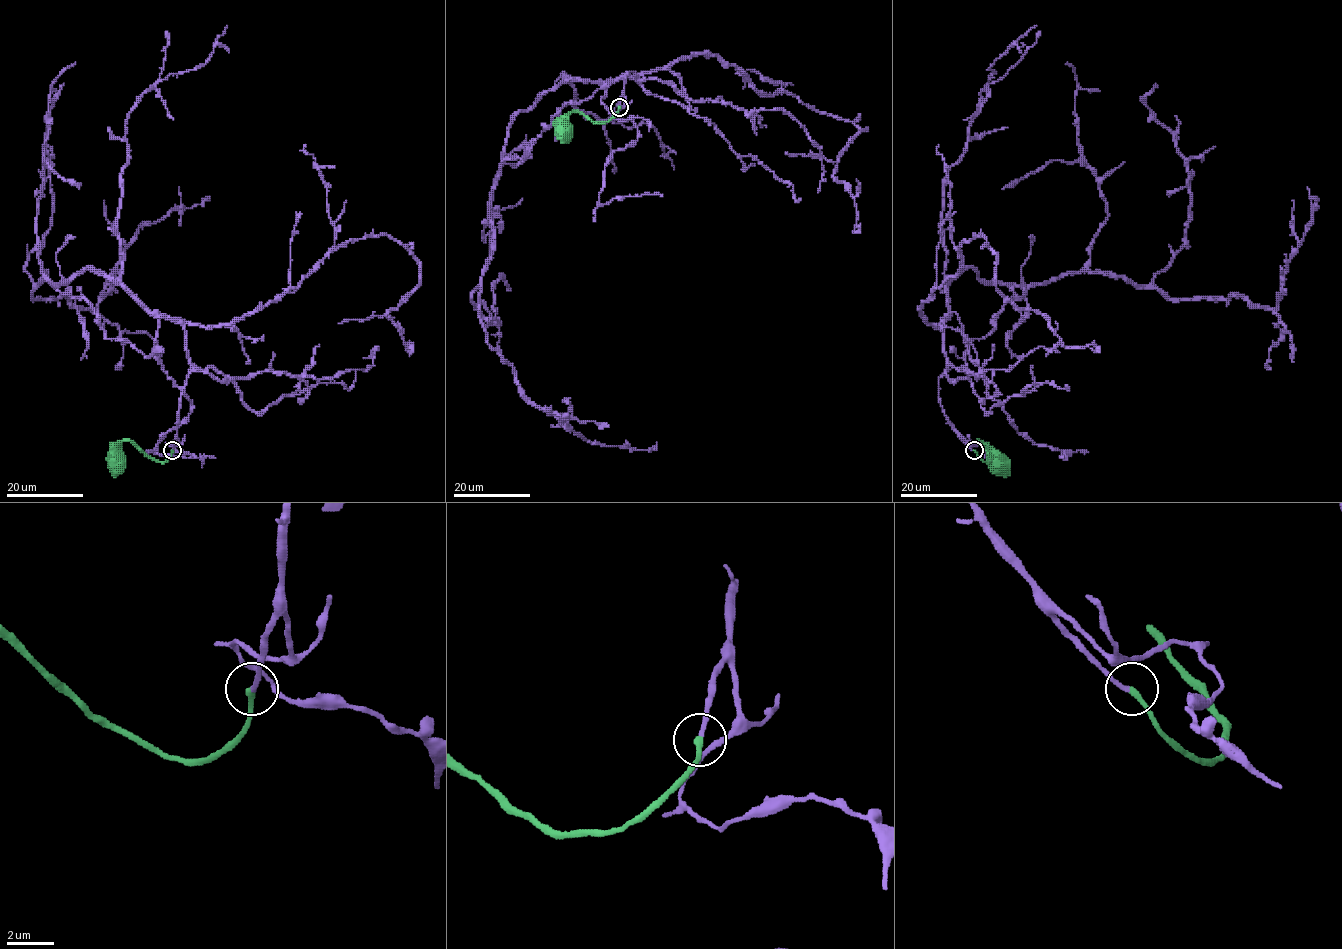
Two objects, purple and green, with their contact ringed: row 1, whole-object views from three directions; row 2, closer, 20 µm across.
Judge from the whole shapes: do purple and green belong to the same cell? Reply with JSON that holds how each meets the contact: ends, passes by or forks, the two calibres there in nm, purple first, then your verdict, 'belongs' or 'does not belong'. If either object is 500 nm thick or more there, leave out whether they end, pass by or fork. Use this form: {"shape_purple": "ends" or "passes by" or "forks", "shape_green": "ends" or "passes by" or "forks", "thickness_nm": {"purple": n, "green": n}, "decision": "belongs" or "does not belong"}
{"shape_purple": "ends", "shape_green": "ends", "thickness_nm": {"purple": 170, "green": 280}, "decision": "belongs"}

